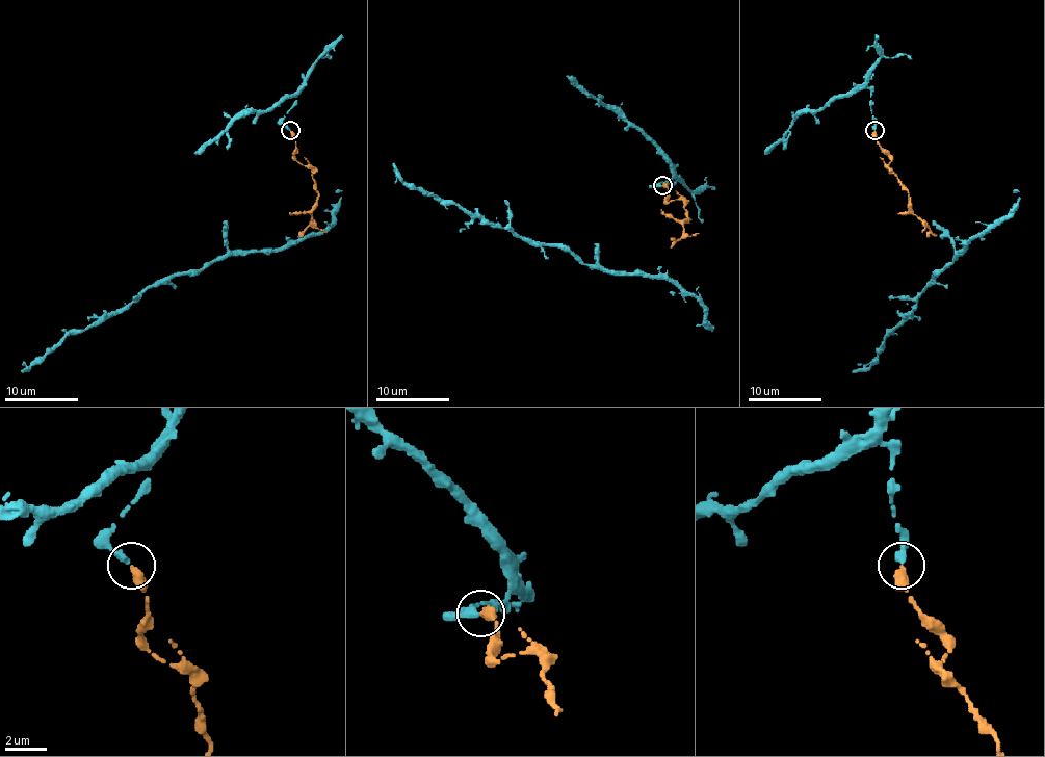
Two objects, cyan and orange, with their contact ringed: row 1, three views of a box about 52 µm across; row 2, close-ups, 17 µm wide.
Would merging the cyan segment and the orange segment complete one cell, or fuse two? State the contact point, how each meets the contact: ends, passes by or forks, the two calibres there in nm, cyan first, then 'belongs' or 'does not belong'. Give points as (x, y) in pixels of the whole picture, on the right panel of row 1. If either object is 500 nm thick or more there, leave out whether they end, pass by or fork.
at (874, 130); cyan ends there; orange ends there; 360 nm thick on the cyan side, 380 nm on the other; belongs

